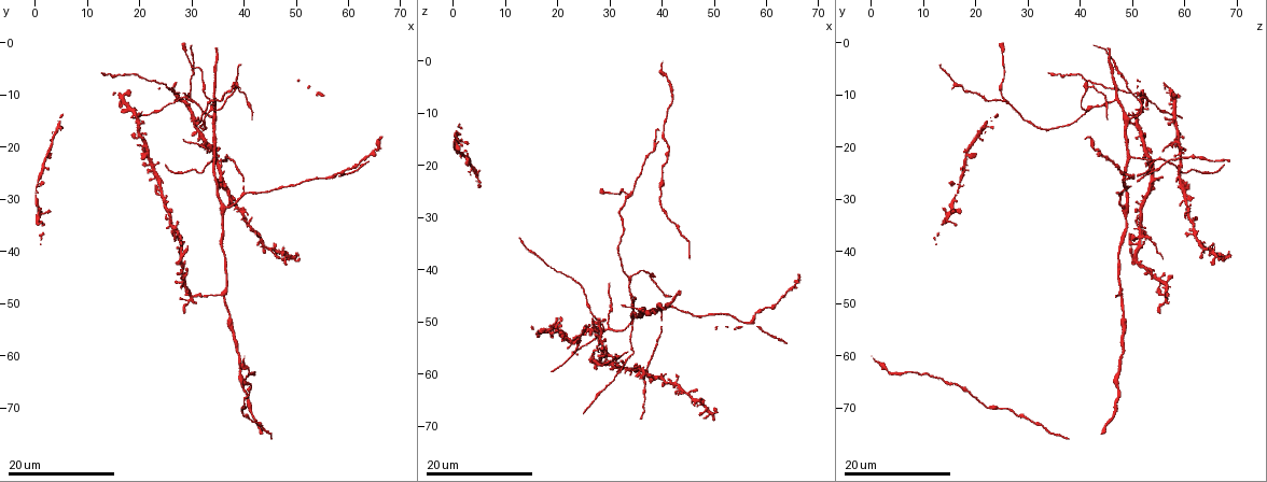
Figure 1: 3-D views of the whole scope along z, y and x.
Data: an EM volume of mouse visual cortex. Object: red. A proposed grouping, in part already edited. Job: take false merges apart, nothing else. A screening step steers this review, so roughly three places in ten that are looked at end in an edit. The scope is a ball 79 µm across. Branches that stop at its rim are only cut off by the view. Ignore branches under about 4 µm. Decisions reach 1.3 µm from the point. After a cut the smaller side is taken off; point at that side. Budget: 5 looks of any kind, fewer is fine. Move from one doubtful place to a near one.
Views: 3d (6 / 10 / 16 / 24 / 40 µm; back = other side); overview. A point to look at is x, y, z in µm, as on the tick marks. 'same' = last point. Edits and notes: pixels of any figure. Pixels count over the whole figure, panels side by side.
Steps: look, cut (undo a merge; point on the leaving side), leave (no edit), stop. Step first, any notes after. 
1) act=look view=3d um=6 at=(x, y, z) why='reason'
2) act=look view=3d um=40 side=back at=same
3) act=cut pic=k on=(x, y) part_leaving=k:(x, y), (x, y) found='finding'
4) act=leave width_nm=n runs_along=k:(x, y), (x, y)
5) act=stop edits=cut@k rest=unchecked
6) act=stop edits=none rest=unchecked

act=look view=3d um=16 at=(34.0, 11.0, 26.0) why='three arms meet'

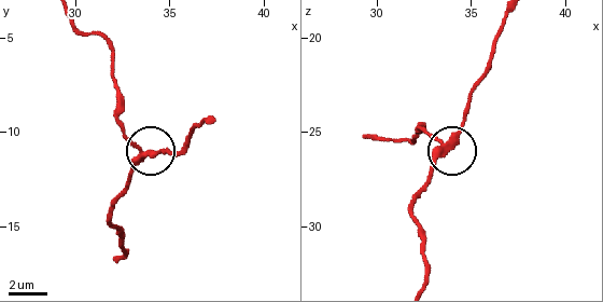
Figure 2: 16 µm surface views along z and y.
act=look view=3d um=6 at=(33.5, 11.1, 25.7)

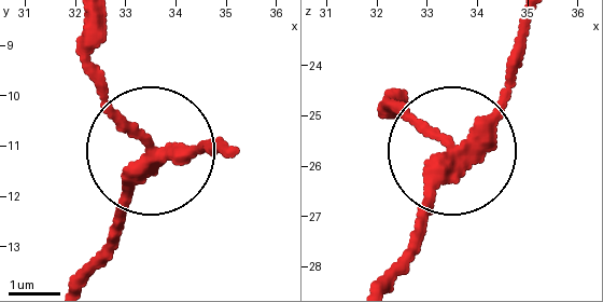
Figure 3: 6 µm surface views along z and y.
act=leave arms=3 runs_along=3:(381, 280), (449, 156), (428, 126), (381, 100) found='one cell here'

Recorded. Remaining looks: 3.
act=look view=3d um=16 at=(32.0, 20.0, 56.5) why='side arm on a straight run'

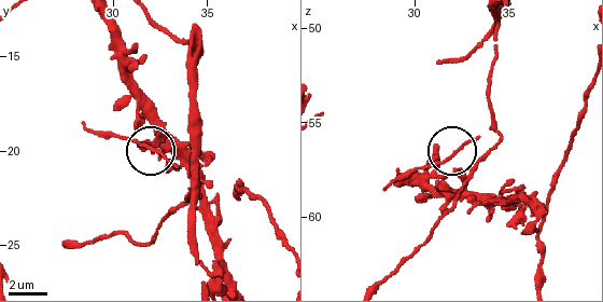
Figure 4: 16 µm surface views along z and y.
act=look view=3d um=10 at=(32.0, 19.9, 56.8)

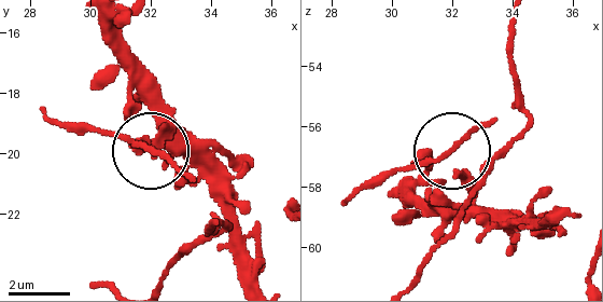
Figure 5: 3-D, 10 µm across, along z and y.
act=leave width_nm=130 runs_along=5:(214, 223), (188, 177), (142, 143), (92, 125) found='continuous, no second cell'

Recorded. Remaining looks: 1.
act=stop edits=none rest=unchecked

